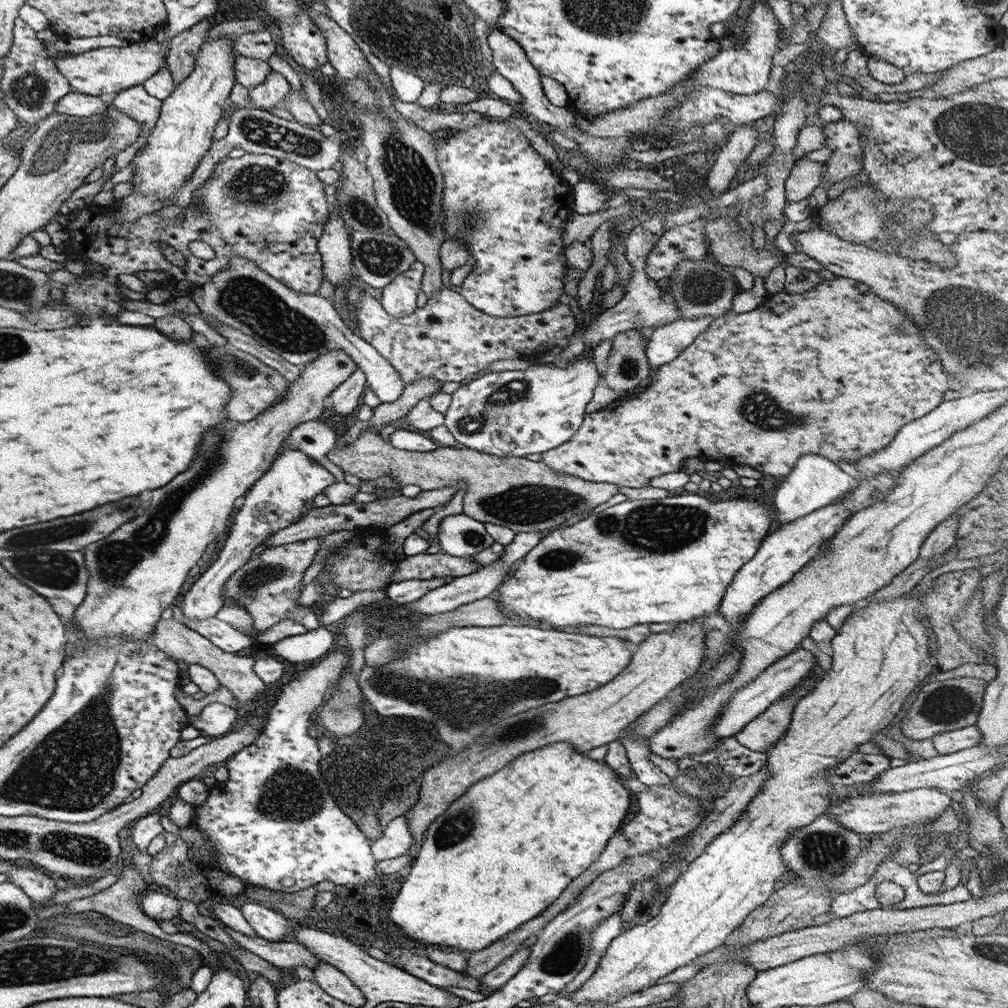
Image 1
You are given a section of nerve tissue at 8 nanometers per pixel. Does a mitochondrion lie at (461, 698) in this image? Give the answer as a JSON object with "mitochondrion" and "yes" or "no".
{"mitochondrion":"yes"}

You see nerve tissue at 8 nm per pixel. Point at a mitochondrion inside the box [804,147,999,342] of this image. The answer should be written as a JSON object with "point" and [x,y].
{"point":[899,328]}

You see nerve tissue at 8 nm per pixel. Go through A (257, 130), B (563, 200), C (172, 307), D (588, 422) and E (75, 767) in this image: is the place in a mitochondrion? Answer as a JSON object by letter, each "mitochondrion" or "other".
{"A":"mitochondrion","B":"other","C":"other","D":"other","E":"mitochondrion"}

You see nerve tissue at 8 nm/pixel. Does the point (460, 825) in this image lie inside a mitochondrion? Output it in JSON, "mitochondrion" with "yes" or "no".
{"mitochondrion":"yes"}

